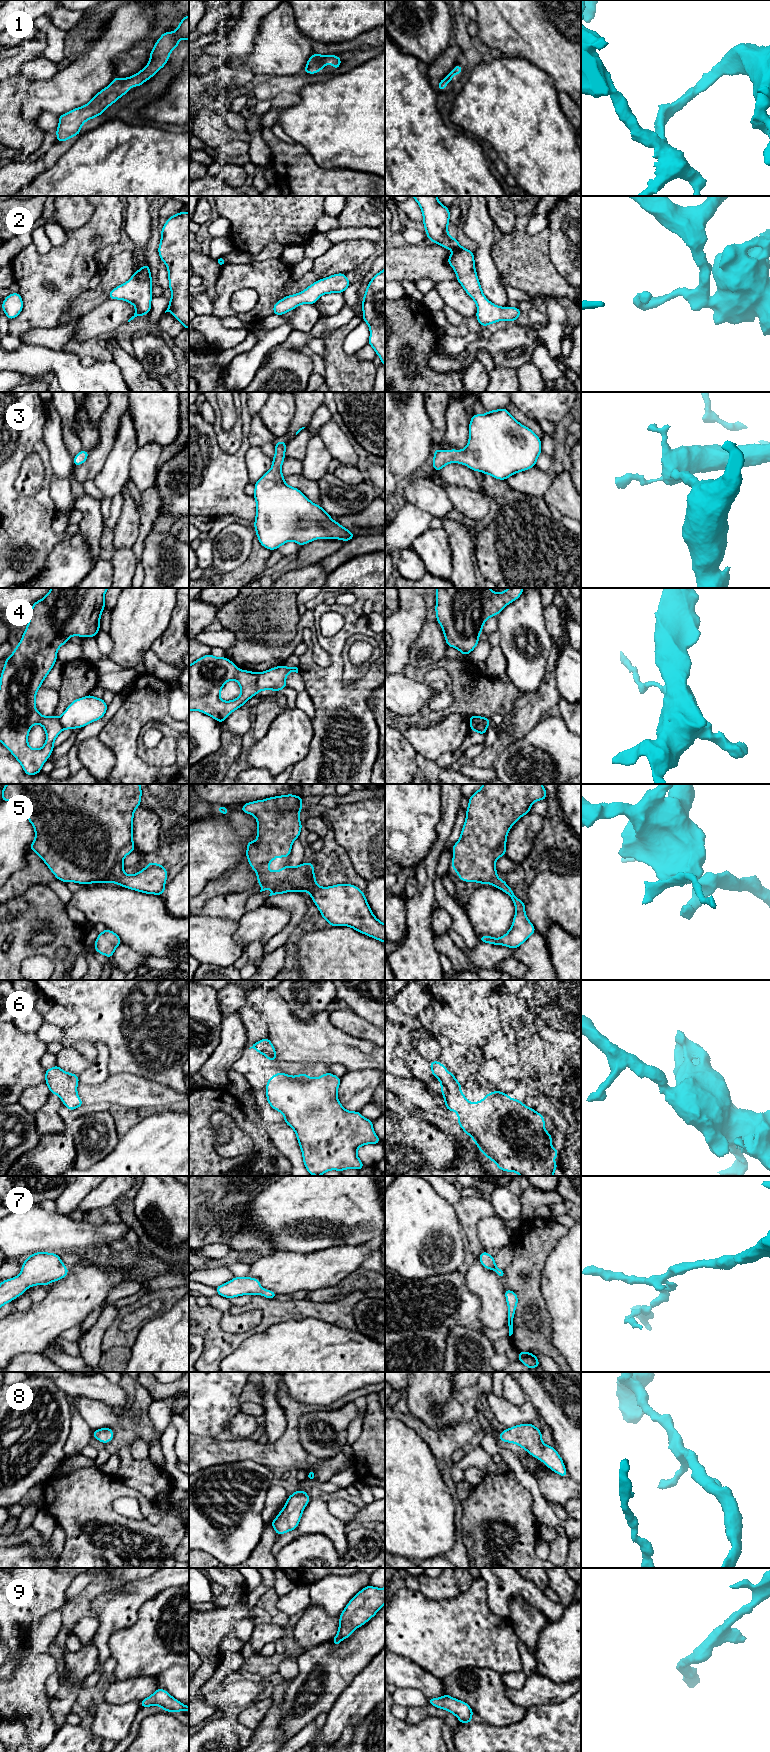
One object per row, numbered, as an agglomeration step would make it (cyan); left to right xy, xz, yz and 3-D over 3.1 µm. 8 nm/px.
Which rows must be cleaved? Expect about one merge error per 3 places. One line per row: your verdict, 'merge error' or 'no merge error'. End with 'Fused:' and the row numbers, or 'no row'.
1: no merge error
2: no merge error
3: no merge error
4: merge error
5: no merge error
6: no merge error
7: no merge error
8: no merge error
9: no merge error
Fused: 4

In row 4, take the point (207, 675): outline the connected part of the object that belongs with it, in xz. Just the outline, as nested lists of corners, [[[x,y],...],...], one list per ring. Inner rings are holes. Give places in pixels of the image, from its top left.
[[[207,654],[189,665],[189,711],[197,710],[214,718],[221,724],[235,710],[243,706],[251,697],[257,695],[258,673],[240,670],[226,657],[217,658]],[[236,680],[241,688],[237,699],[223,701],[220,692],[225,683]]]

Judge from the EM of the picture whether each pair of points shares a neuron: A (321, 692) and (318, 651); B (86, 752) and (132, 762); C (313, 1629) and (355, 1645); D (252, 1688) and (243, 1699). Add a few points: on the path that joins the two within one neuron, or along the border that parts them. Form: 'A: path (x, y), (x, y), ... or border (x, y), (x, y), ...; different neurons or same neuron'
A: border (317, 642), (330, 657), (330, 664), (327, 667); different neurons
B: border (99, 740), (113, 753), (114, 766), (110, 773); different neurons
C: border (331, 1640), (326, 1640), (309, 1648); different neurons
D: path (249, 1691), (244, 1696); same neuron

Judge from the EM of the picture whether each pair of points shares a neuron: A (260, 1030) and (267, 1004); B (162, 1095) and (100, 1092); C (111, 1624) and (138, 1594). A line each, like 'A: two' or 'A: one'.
A: two
B: one
C: one

